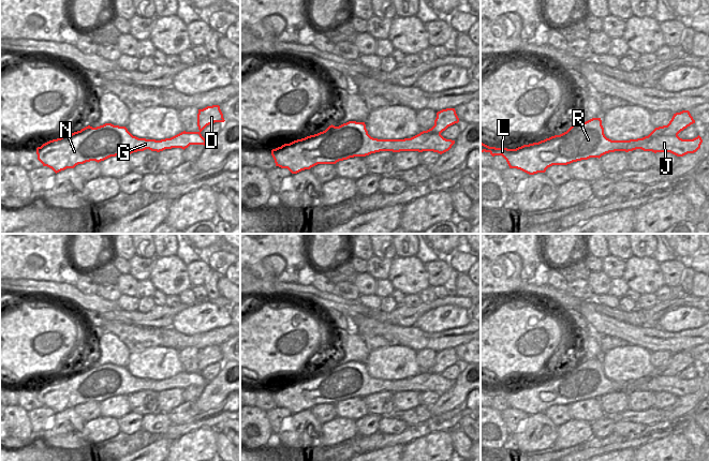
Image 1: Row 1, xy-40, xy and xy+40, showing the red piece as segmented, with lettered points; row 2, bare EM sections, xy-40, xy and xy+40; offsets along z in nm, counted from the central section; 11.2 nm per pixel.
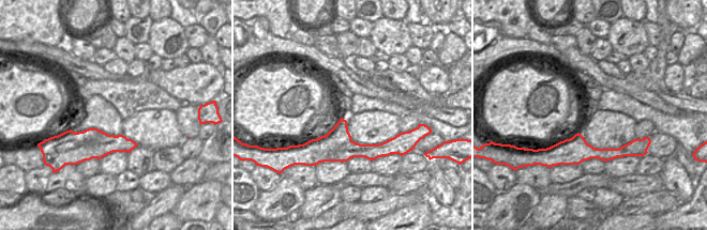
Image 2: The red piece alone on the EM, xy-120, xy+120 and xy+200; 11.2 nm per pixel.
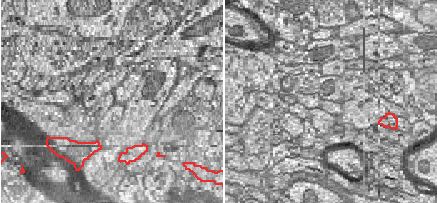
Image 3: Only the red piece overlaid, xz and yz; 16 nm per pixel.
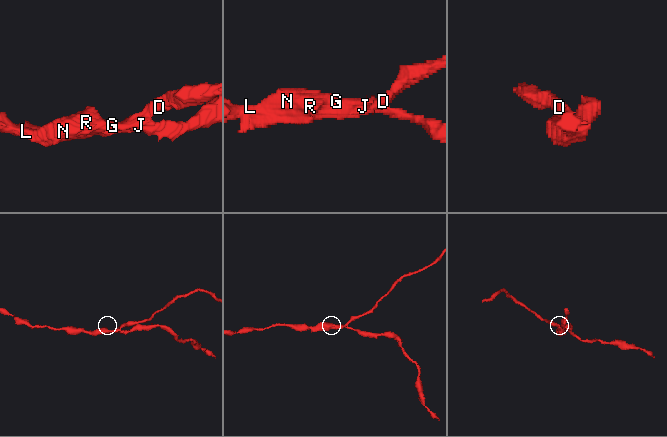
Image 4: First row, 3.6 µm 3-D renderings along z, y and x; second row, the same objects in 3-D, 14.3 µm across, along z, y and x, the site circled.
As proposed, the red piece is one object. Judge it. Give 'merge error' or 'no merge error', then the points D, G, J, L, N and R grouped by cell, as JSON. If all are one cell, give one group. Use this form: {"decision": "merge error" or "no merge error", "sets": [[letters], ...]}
{"decision": "merge error", "sets": [["D"], ["G", "J", "L", "N", "R"]]}

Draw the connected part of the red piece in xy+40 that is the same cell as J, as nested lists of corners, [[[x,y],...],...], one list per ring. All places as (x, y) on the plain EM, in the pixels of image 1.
[[[659,375],[652,378],[648,384],[642,384],[640,389],[644,391],[670,392],[677,397],[683,397],[688,393],[696,392],[703,383],[698,375],[693,380],[682,380],[678,375],[665,376]]]

